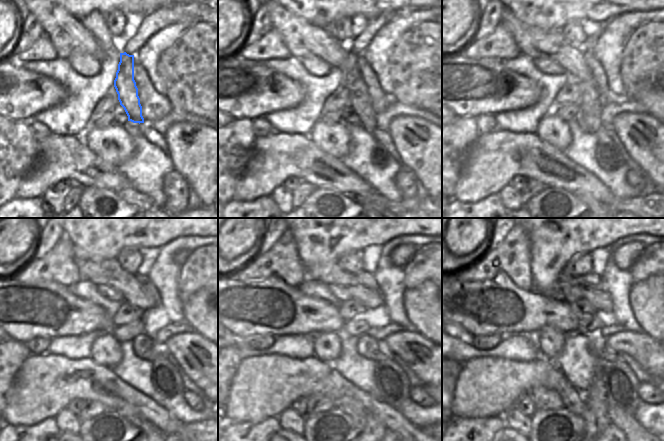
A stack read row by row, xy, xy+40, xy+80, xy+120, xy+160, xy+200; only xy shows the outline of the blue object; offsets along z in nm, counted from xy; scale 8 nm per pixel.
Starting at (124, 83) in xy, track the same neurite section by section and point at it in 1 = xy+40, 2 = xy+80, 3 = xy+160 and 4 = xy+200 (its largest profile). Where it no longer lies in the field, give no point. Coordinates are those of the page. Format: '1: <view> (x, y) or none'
1: xy+40 (363, 114)
2: xy+80 (611, 154)
3: xy+160 (392, 381)
4: xy+200 (621, 383)

